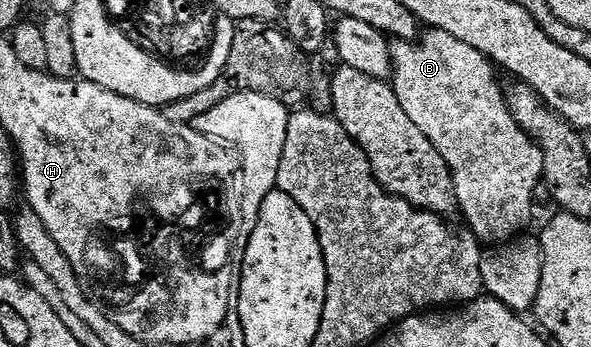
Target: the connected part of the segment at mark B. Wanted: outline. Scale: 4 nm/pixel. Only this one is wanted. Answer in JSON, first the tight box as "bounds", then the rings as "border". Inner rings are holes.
{"bounds":[390,28,542,246],"border":[[[432,28],[425,34],[427,36],[423,35],[417,42],[394,40],[390,45],[394,63],[392,87],[396,98],[400,106],[404,106],[404,114],[416,122],[420,134],[424,134],[444,158],[452,174],[457,211],[466,215],[465,227],[486,246],[513,240],[529,229],[526,227],[530,224],[530,215],[536,212],[534,192],[542,180],[542,152],[509,112],[503,85],[498,85],[496,65],[480,54],[480,50],[468,46],[468,42],[460,42],[460,38],[452,38],[452,34],[444,34],[444,30]]]}

